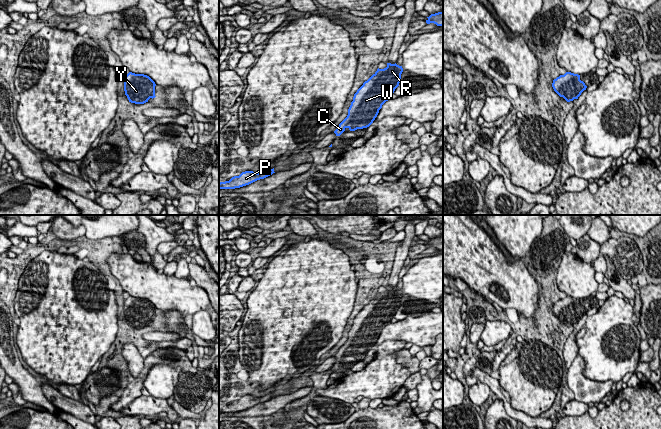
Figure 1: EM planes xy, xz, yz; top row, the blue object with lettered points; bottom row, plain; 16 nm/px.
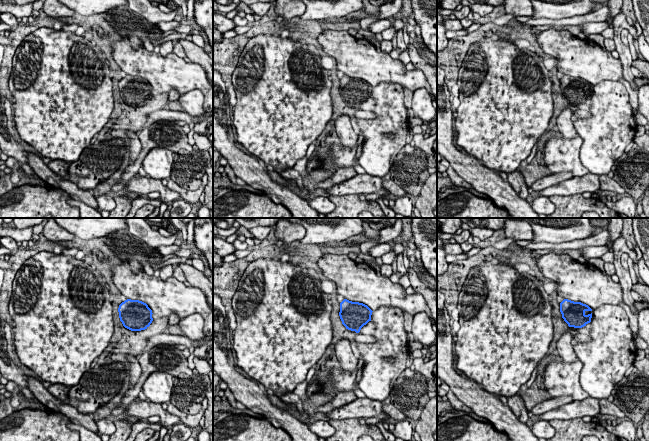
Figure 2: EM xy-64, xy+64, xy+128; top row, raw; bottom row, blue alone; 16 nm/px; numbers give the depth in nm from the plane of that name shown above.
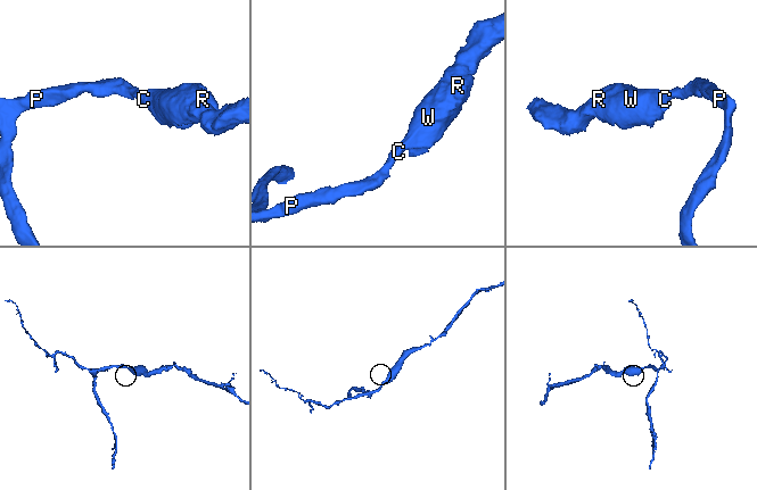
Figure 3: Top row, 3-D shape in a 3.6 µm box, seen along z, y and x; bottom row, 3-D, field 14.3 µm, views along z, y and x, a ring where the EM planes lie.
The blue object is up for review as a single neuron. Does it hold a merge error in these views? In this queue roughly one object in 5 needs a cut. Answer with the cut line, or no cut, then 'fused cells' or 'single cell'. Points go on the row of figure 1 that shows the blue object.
no cut; single cell

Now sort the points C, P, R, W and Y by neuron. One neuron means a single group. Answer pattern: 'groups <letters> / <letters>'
groups C P R W Y

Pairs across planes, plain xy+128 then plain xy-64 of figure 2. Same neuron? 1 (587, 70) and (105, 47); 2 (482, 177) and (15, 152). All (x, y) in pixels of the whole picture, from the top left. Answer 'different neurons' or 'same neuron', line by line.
1: different neurons
2: same neuron

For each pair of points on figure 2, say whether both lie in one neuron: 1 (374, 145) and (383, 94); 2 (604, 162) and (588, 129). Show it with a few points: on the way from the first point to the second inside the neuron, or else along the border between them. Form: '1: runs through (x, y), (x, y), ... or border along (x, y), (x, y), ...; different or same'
1: runs through (377, 132), (383, 125), (383, 107); same
2: runs through (600, 154), (600, 141), (596, 137); same

